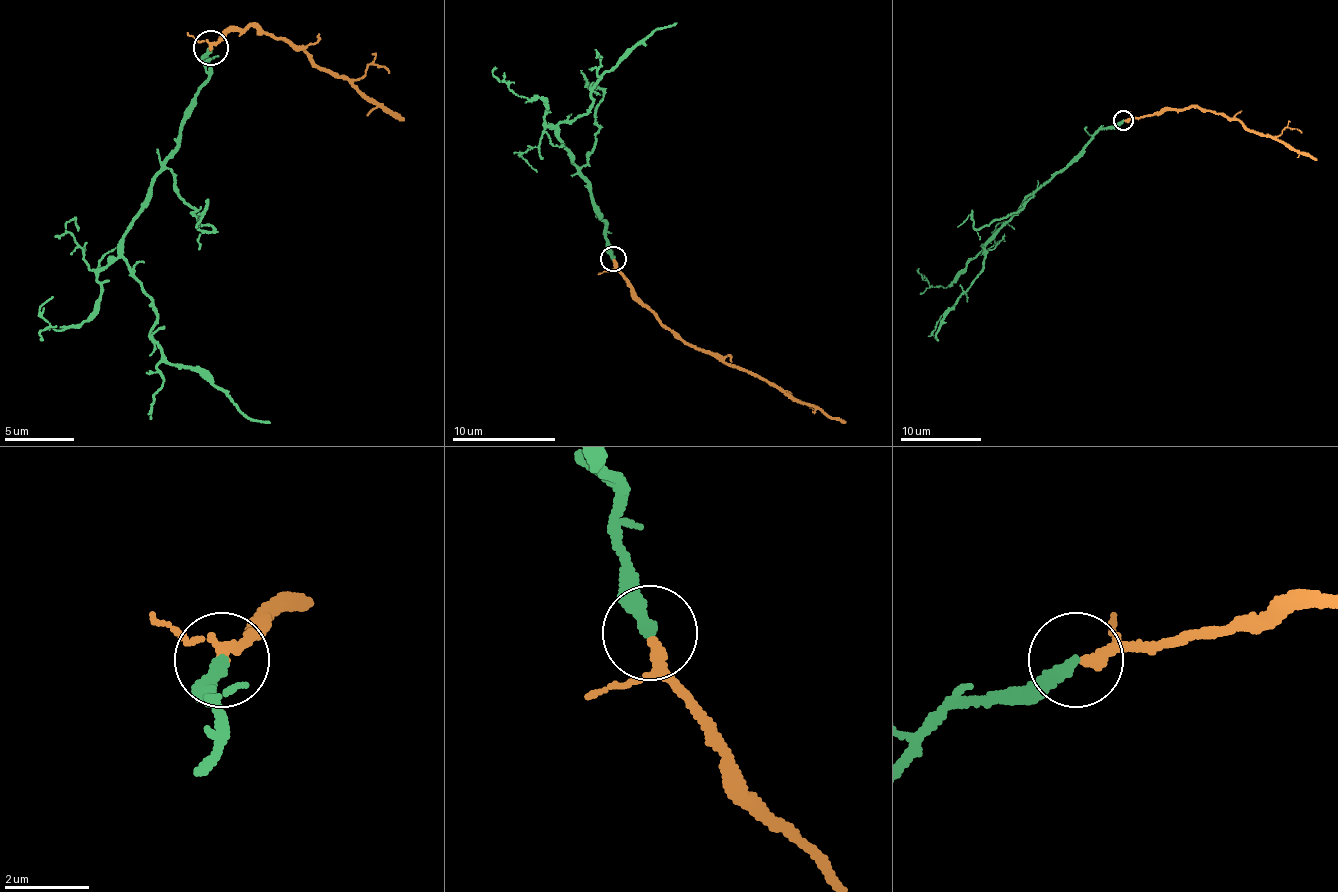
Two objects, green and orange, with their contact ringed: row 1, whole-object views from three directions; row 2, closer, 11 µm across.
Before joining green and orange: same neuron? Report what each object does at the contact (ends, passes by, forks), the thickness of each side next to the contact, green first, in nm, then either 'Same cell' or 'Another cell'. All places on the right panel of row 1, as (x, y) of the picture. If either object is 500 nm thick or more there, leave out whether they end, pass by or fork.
At the ring green ends. At the ring orange passes by. Thickness 280 nm (green) against 180 nm. Same cell

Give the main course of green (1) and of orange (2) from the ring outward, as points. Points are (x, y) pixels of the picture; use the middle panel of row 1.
1: (614, 259), (603, 217), (558, 134), (559, 126), (589, 110), (591, 94), (599, 76), (656, 30), (676, 22)
2: (614, 259), (620, 275), (637, 298), (687, 342), (846, 422)

